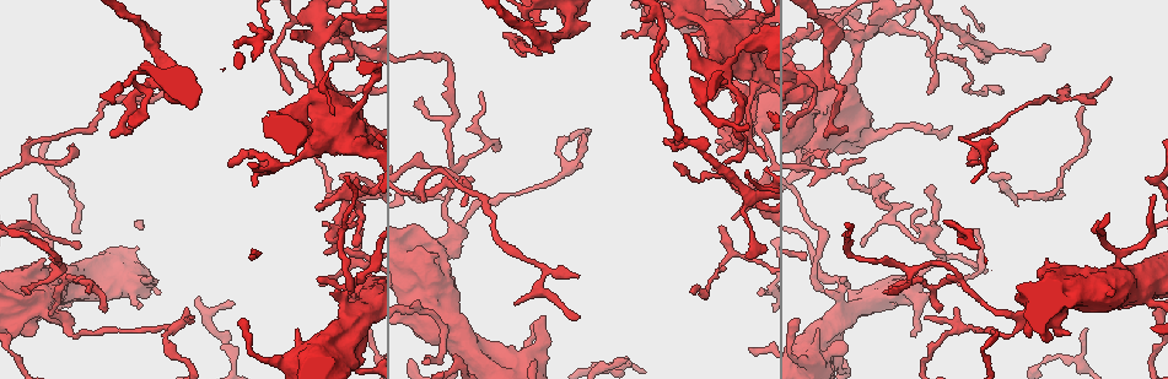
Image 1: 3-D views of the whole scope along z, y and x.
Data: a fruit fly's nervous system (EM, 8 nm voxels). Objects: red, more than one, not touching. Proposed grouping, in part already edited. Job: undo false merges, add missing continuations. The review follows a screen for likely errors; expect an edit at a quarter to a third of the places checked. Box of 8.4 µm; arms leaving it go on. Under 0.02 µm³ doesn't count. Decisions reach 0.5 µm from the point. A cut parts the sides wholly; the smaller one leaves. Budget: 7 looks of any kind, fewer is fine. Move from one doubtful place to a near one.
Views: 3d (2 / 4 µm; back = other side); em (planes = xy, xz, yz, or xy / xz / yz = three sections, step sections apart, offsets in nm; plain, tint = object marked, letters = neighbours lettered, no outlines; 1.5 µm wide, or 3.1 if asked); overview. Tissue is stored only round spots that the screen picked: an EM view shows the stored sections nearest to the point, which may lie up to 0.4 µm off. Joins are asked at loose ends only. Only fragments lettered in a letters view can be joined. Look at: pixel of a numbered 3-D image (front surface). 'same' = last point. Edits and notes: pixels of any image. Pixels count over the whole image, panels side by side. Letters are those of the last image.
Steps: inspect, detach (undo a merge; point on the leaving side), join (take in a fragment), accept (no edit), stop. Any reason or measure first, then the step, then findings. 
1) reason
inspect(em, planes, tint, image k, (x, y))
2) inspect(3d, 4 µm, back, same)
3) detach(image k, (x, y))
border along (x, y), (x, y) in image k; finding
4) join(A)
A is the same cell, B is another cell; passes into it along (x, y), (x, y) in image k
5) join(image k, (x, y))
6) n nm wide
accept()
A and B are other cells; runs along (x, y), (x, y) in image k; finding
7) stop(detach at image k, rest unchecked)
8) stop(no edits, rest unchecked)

thin end
inspect(em, yz, step 4, letters, image 1, (357, 244))

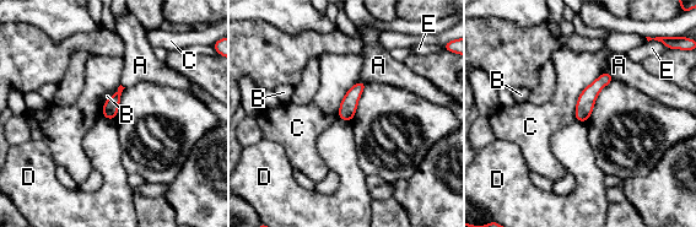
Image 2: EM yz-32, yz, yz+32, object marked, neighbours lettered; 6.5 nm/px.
another direction
inspect(em, planes, letters, same)

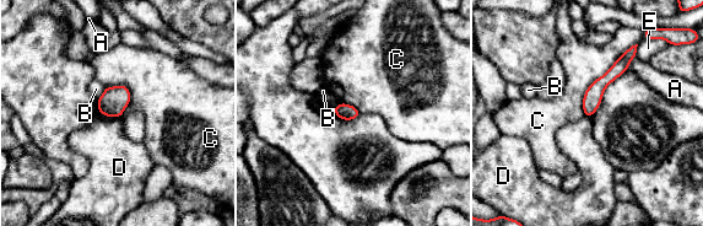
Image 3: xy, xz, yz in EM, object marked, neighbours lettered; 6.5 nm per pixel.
110 nm wide
accept()
A, B, C, D and E are other cells; border along (637, 43), (588, 87), (584, 114) in image 3; none of them fits

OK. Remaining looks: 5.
free end
inspect(3d, 2 µm, image 1, (738, 143))

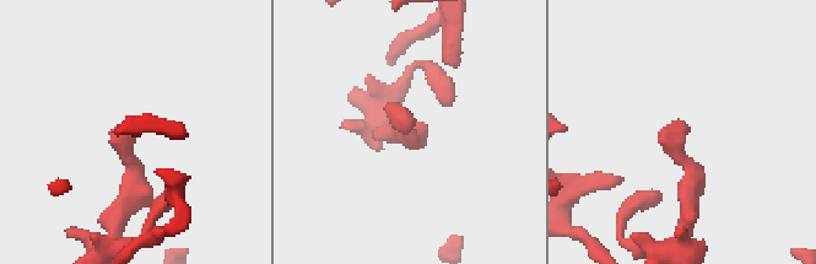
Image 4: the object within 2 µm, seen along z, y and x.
inspect(em, planes, tint, image 4, (684, 122))

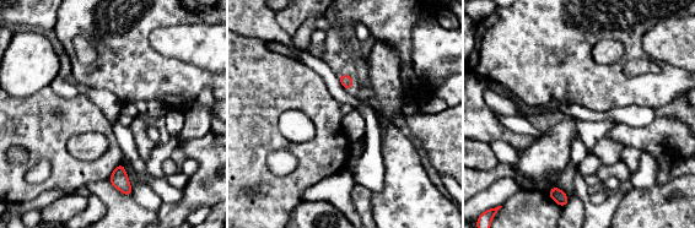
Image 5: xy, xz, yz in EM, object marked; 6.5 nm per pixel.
inspect(em, planes, letters, same)

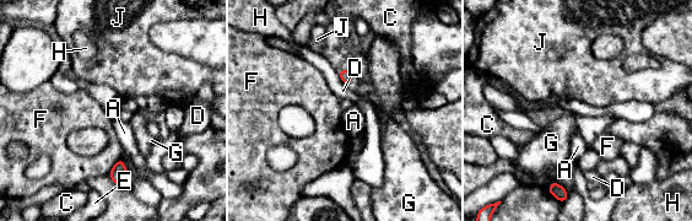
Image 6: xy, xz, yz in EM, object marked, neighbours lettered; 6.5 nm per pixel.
accept()
A, C, D, E, F, G, H and J are other cells; border along (336, 70), (340, 79), (349, 86) in image 6; no lettered fragment goes on from it

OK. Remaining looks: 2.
stop(no edits, rest unchecked)

